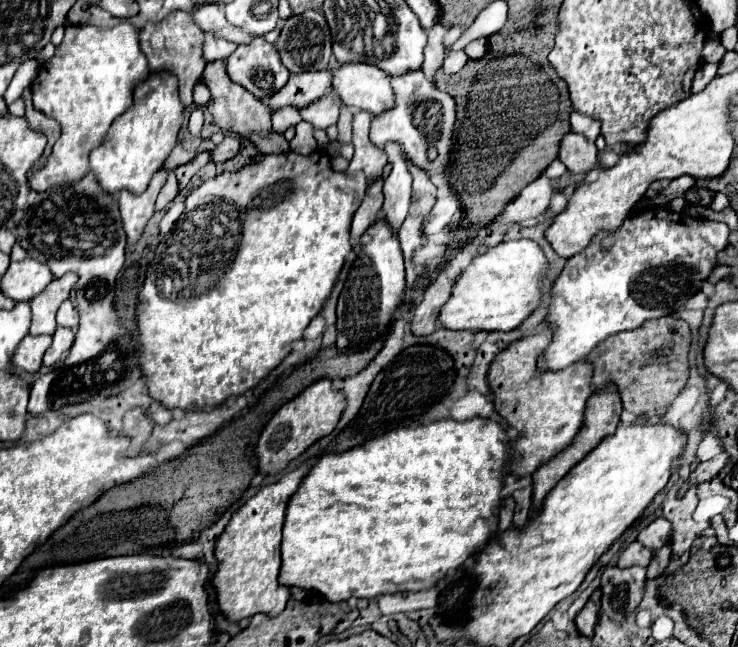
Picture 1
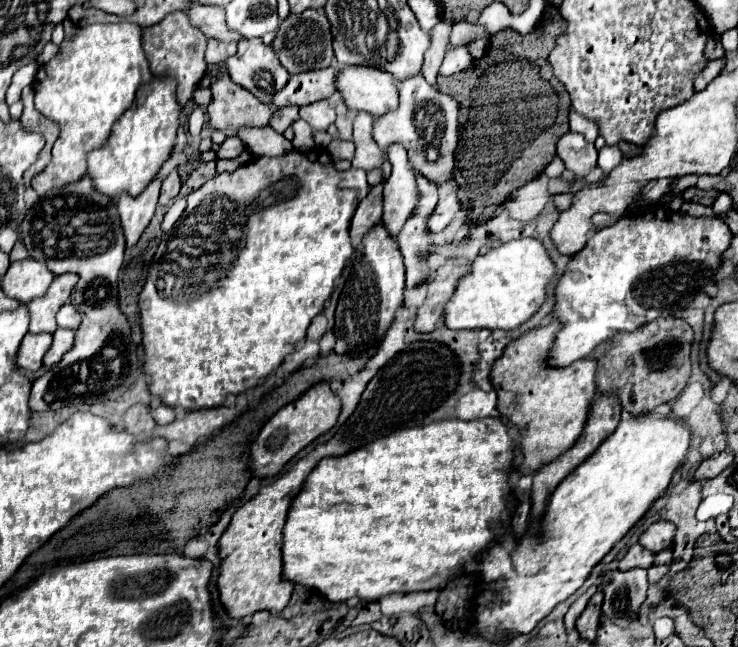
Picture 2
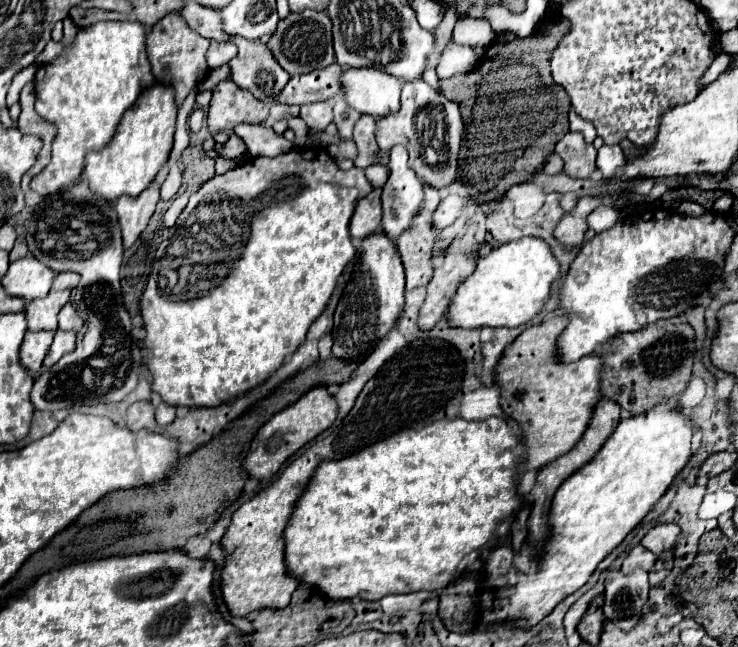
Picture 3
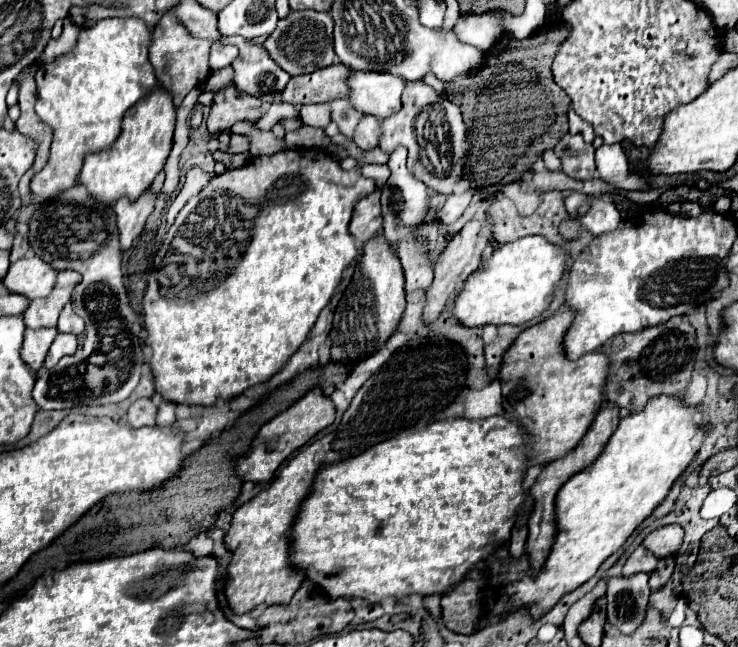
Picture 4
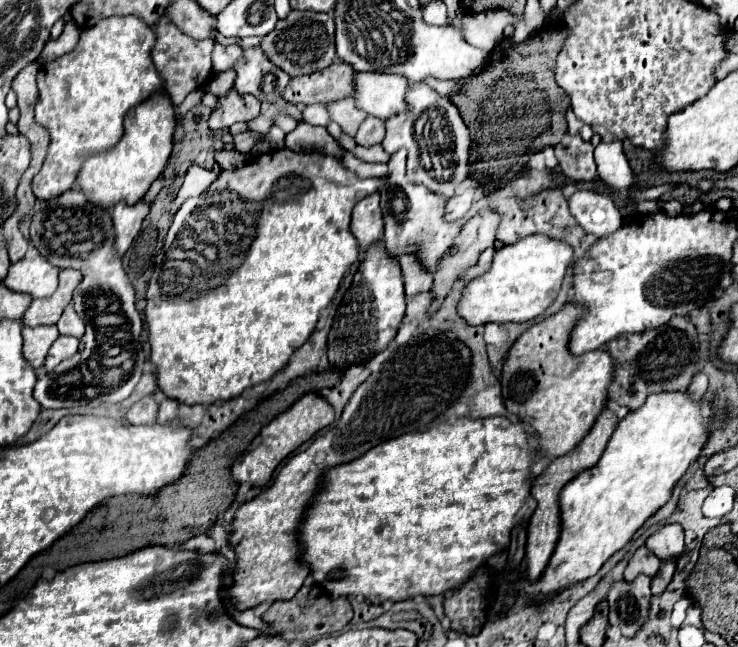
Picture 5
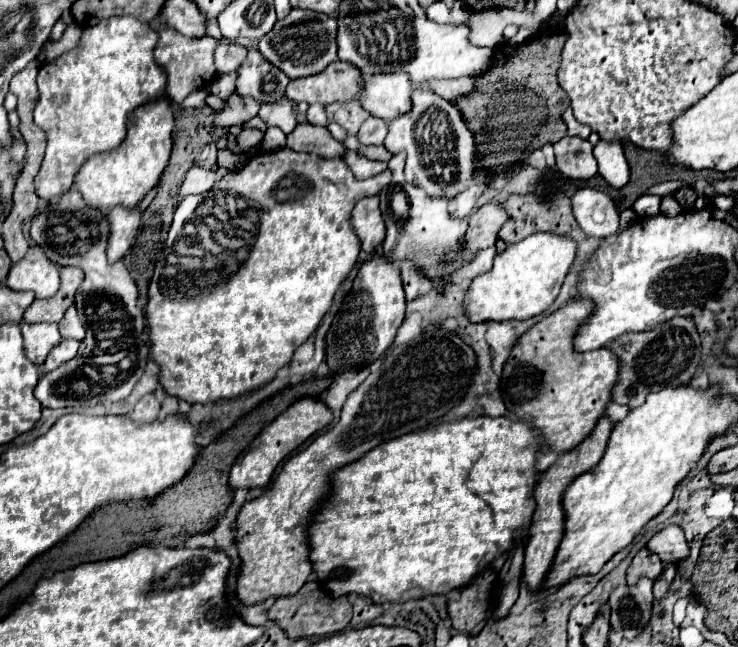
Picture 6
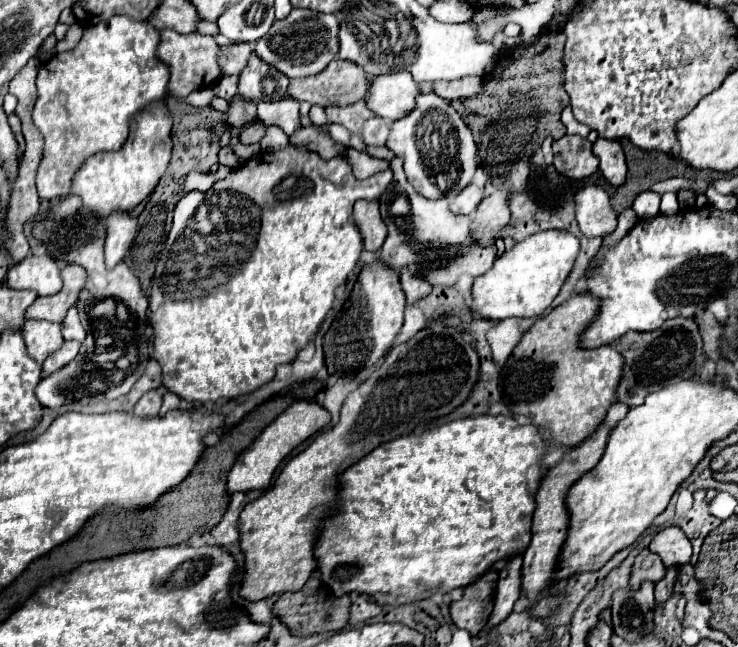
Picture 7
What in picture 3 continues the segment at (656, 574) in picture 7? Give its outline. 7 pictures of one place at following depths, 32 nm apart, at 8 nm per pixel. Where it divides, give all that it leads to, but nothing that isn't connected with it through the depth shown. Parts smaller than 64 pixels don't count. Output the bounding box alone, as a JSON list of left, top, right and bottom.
[622,546,656,574]

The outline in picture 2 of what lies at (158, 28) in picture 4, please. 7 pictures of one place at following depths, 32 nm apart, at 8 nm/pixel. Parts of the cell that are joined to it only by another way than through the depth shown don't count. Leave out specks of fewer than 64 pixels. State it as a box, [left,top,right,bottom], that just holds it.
[144,12,208,106]

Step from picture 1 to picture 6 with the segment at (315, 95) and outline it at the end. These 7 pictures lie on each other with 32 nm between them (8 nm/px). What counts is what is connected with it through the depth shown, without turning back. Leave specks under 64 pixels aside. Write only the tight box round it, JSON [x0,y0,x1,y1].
[286,60,364,104]

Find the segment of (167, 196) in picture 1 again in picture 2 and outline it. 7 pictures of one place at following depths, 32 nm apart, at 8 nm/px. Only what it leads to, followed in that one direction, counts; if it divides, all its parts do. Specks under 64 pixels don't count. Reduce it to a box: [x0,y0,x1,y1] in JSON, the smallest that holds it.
[158,168,181,204]

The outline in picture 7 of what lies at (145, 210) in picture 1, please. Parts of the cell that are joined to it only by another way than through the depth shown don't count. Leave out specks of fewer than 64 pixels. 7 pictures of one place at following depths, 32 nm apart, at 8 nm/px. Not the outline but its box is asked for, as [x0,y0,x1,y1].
[104,212,136,270]

